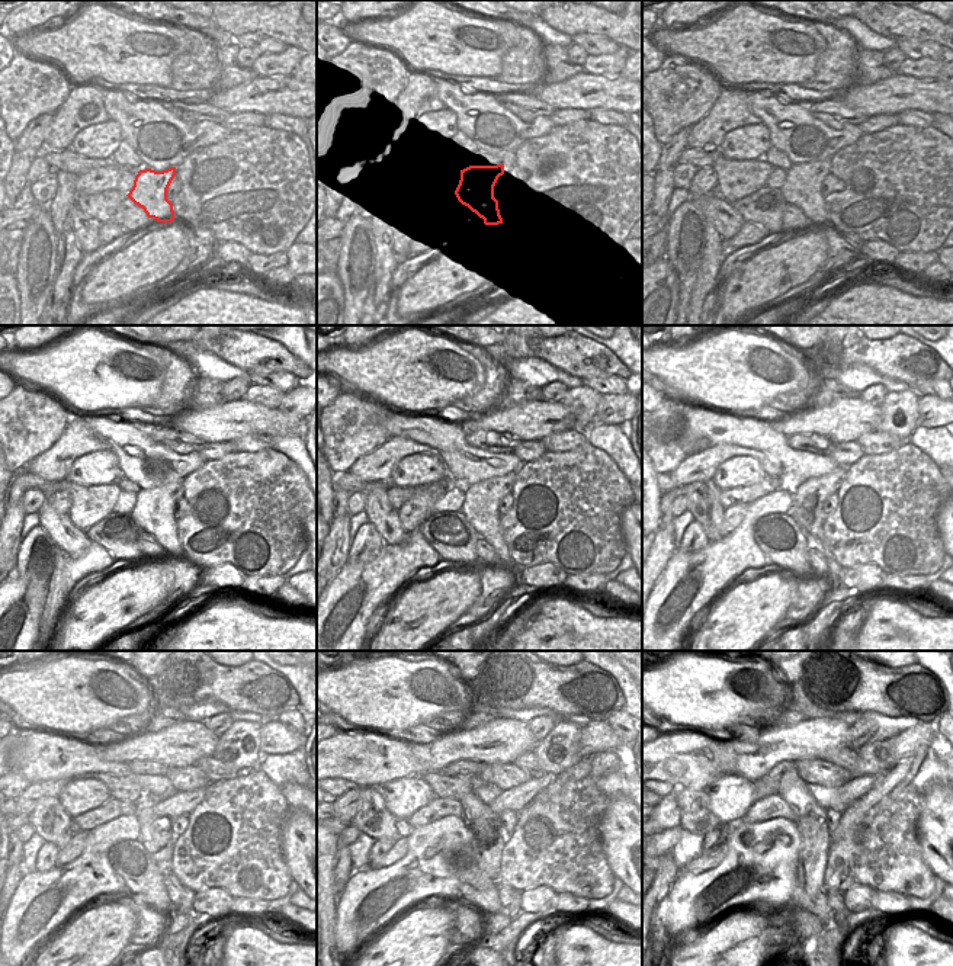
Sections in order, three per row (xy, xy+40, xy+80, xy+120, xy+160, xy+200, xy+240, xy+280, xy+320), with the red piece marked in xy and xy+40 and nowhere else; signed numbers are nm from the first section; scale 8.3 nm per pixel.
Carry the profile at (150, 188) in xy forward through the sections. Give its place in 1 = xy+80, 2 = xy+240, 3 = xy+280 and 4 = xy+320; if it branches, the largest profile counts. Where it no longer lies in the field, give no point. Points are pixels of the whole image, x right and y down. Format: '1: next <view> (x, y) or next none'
1: next xy+80 (802, 186)
2: next xy+240 (183, 802)
3: next xy+280 (516, 799)
4: next xy+320 (856, 788)

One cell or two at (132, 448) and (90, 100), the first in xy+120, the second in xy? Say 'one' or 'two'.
two

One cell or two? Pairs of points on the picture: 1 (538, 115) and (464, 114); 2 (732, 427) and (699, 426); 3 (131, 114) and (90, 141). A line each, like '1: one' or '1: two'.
1: two
2: one
3: two

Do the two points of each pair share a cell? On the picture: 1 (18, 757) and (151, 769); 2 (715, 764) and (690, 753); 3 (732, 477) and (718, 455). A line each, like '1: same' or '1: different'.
1: different
2: same
3: different

